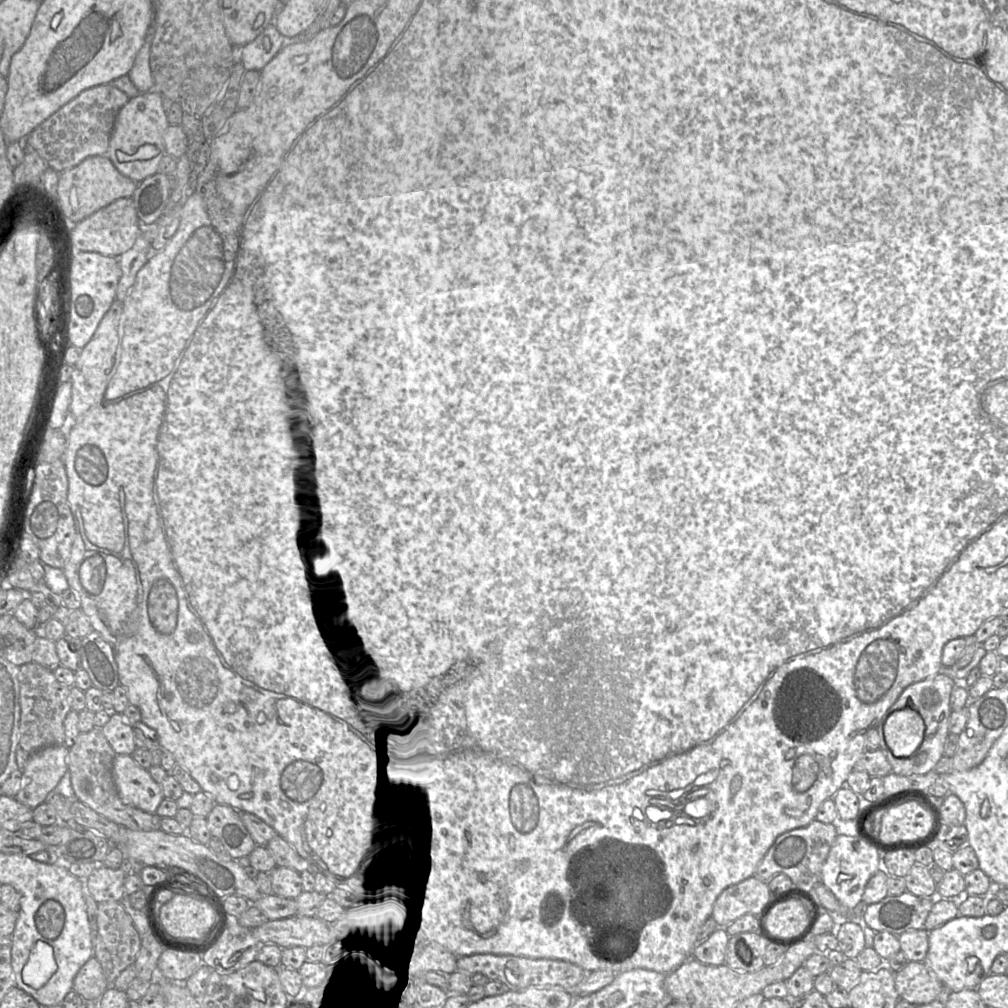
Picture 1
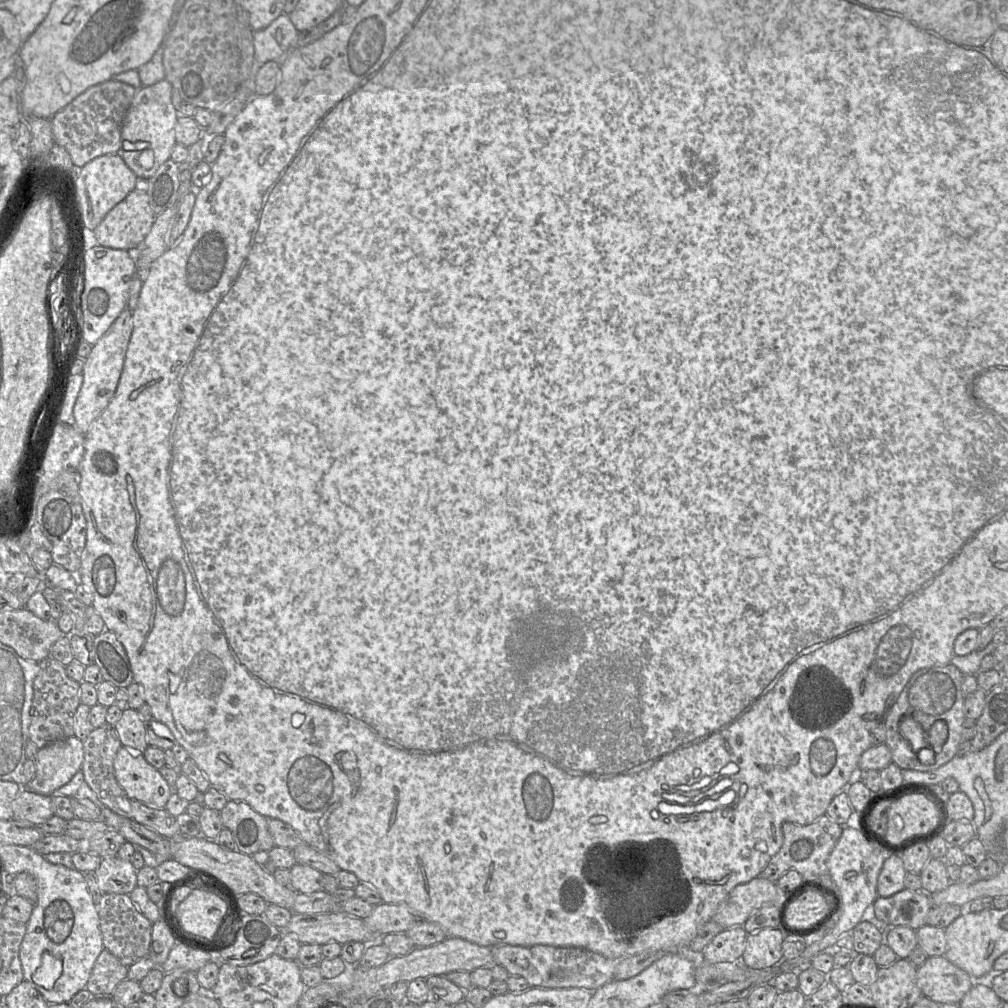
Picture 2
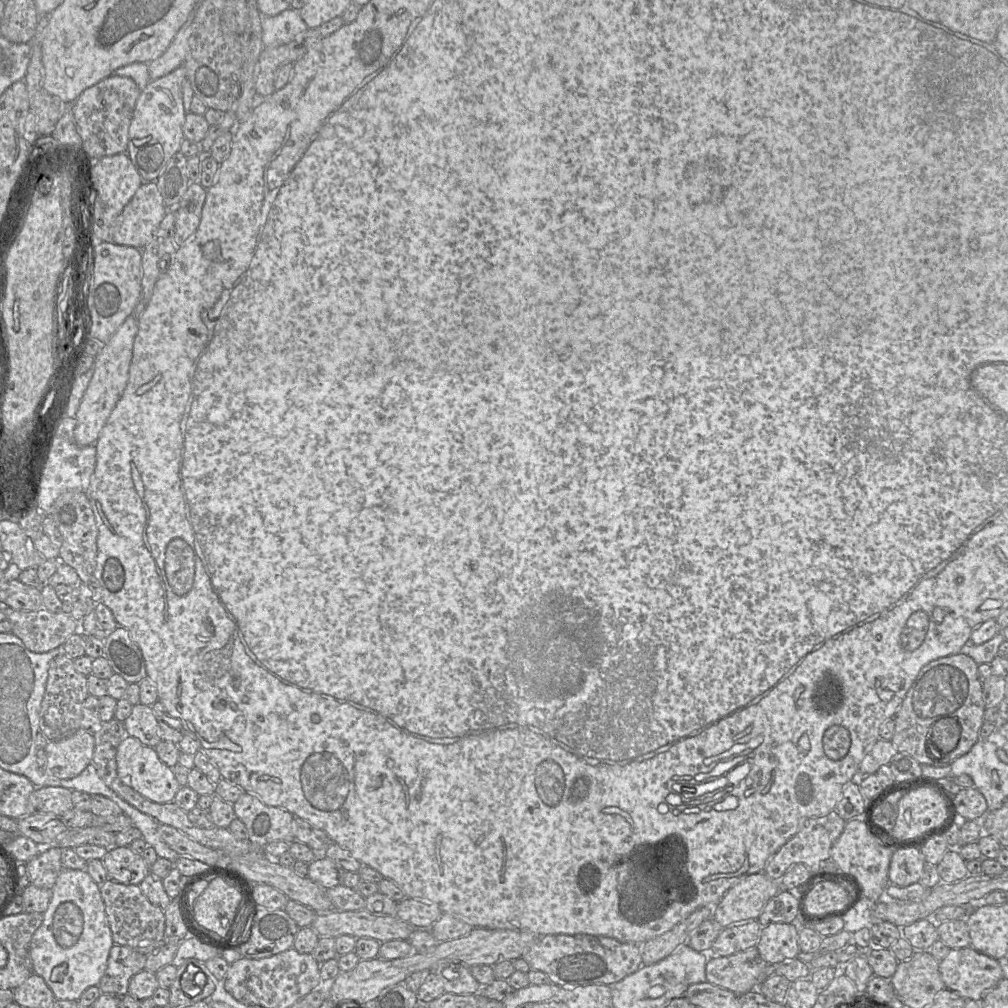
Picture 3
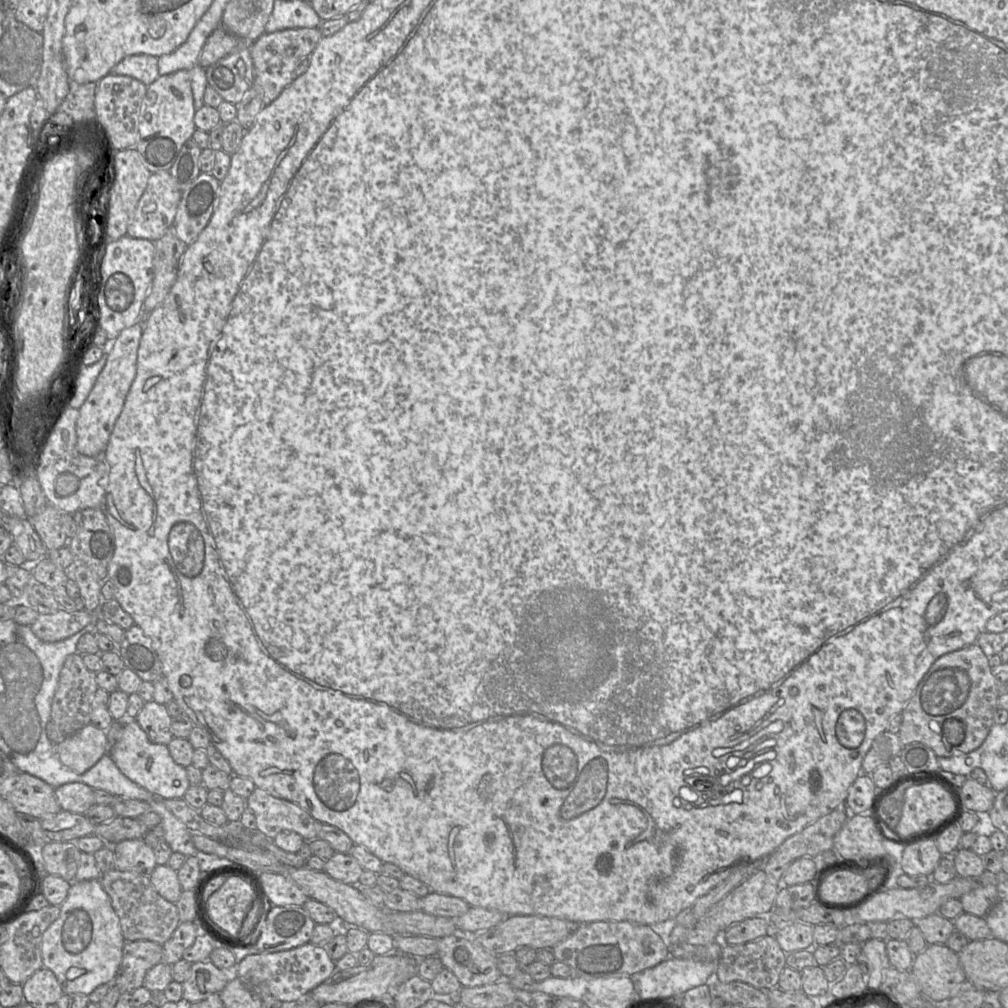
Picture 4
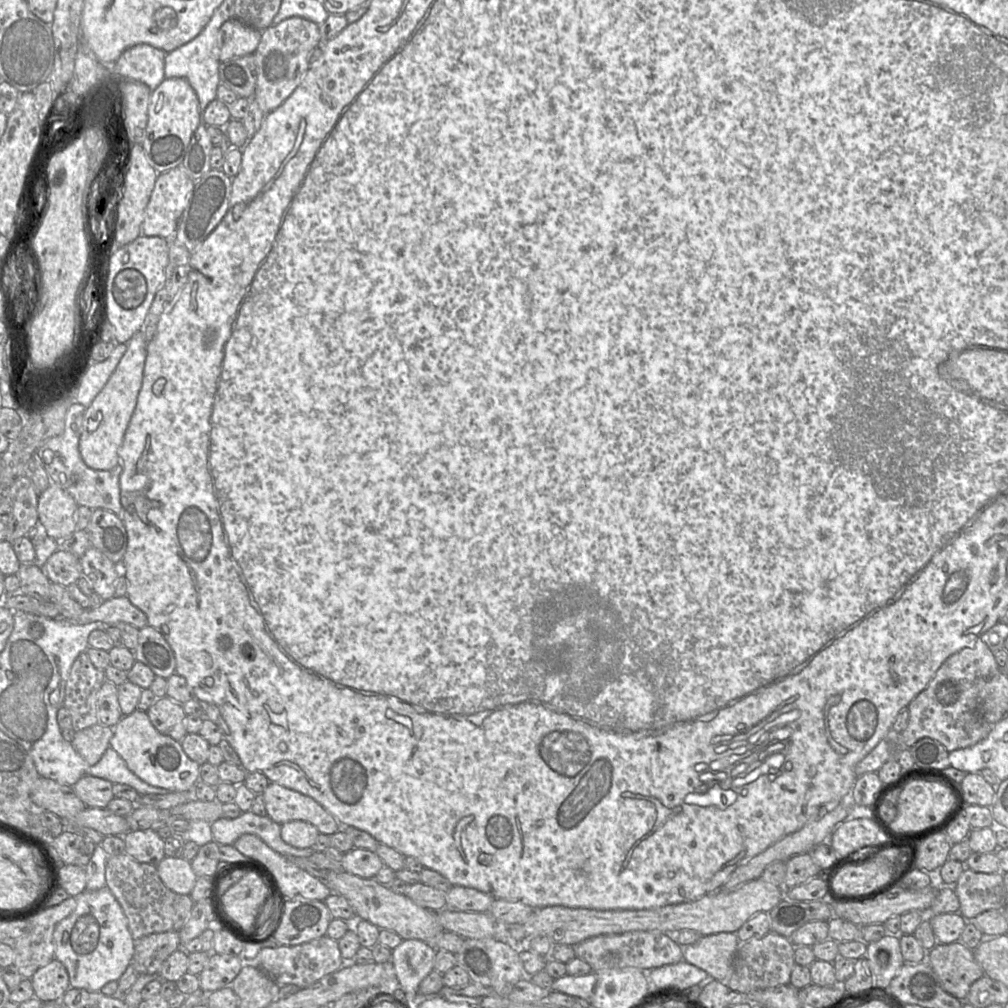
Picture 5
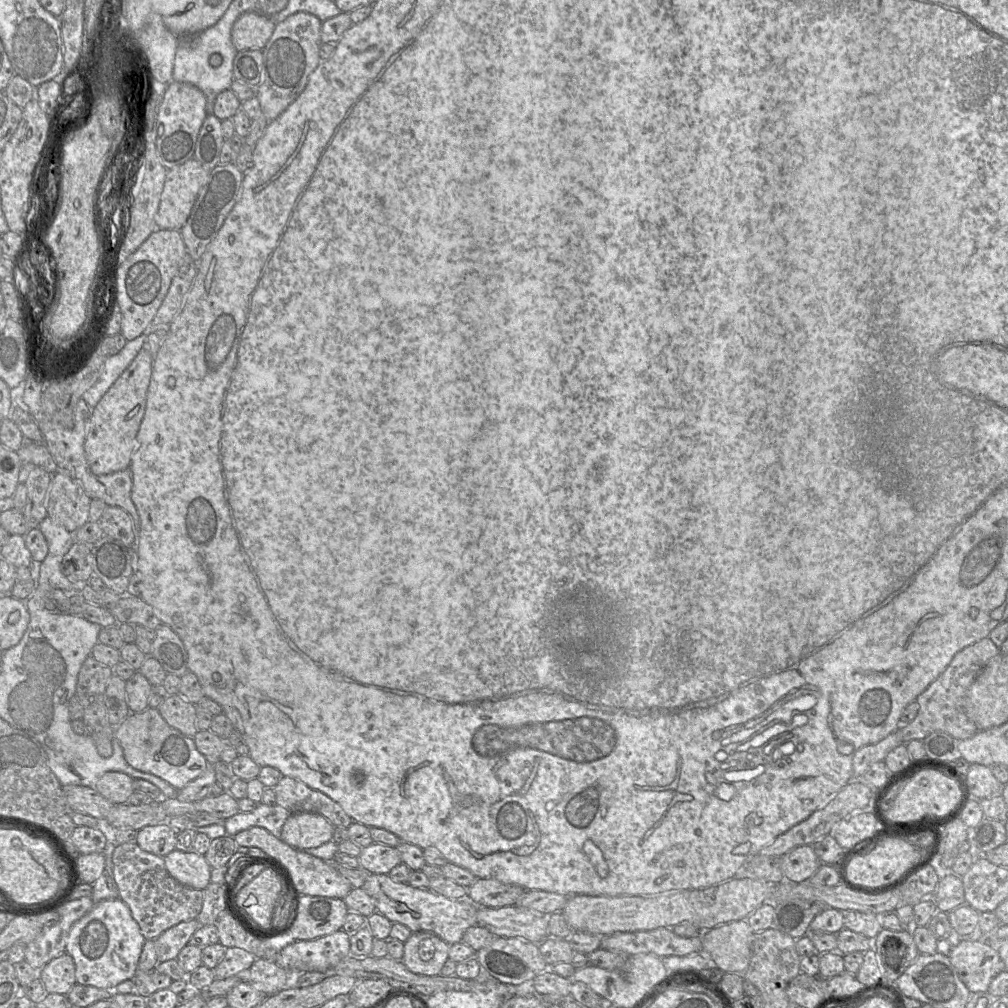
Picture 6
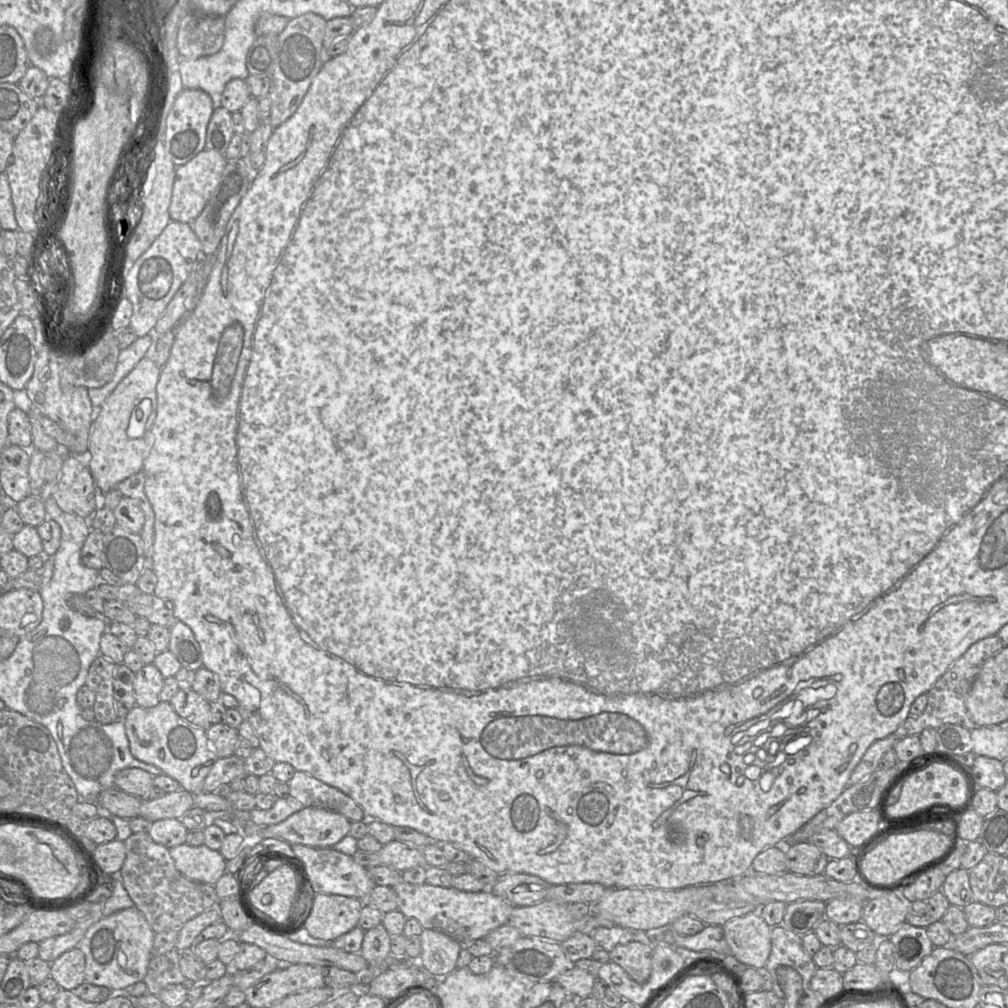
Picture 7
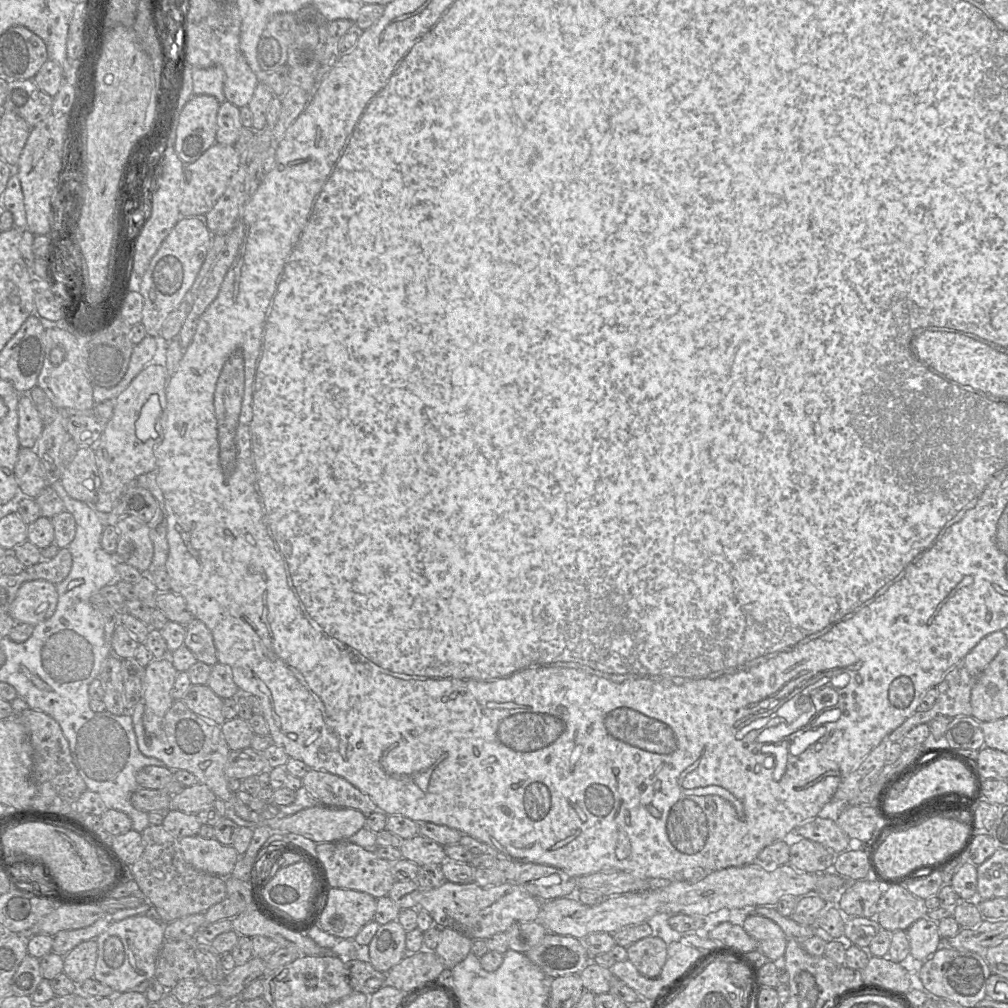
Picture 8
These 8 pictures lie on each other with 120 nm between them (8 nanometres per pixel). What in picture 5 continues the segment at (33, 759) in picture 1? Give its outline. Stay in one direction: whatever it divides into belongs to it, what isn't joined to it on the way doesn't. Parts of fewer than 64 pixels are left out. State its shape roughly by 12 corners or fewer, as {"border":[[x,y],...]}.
{"border":[[114,728],[77,731],[71,744],[89,765],[109,748]]}

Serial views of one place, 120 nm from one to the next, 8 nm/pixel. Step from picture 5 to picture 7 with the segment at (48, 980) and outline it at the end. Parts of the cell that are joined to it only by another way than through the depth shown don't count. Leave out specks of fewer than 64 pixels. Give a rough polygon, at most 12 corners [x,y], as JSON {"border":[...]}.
{"border":[[75,947],[50,964],[62,990],[85,982],[85,956]]}

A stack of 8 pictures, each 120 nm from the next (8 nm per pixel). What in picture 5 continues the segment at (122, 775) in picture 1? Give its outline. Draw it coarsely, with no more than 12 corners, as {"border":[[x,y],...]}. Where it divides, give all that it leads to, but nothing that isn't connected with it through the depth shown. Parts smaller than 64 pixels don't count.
{"border":[[136,709],[110,747],[135,775],[169,792],[191,791],[200,765],[180,741]]}

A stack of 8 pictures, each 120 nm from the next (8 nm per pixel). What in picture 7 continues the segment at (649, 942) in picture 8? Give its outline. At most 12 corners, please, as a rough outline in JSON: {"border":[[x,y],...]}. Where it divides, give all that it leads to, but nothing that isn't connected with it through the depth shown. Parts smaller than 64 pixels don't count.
{"border":[[631,941],[609,952],[636,982],[647,981],[652,943]]}

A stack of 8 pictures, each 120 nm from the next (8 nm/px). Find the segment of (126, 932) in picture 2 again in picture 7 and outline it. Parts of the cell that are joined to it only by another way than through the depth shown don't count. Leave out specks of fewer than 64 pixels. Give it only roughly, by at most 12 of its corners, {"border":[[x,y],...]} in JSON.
{"border":[[148,833],[124,841],[124,888],[155,933],[218,906]]}

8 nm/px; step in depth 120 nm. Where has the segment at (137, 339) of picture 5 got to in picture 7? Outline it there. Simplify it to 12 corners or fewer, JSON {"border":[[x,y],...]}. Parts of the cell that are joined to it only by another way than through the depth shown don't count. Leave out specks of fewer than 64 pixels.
{"border":[[143,357],[82,457],[104,494],[143,470],[161,368]]}

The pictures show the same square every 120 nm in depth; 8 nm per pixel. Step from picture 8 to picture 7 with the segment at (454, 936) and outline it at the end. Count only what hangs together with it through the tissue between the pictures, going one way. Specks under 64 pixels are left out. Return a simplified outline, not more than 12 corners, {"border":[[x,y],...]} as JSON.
{"border":[[433,929],[420,934],[419,965],[433,975],[456,969],[462,944]]}

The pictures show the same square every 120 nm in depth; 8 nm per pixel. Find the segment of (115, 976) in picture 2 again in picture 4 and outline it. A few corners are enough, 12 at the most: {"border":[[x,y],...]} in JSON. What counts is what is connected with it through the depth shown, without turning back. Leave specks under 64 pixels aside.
{"border":[[125,943],[112,985],[131,993],[162,961],[163,946]]}

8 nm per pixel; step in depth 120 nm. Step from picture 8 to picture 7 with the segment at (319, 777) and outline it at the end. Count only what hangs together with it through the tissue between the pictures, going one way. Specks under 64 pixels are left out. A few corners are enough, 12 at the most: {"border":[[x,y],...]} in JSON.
{"border":[[306,772],[287,783],[304,807],[338,812],[351,823],[368,820],[351,797]]}

